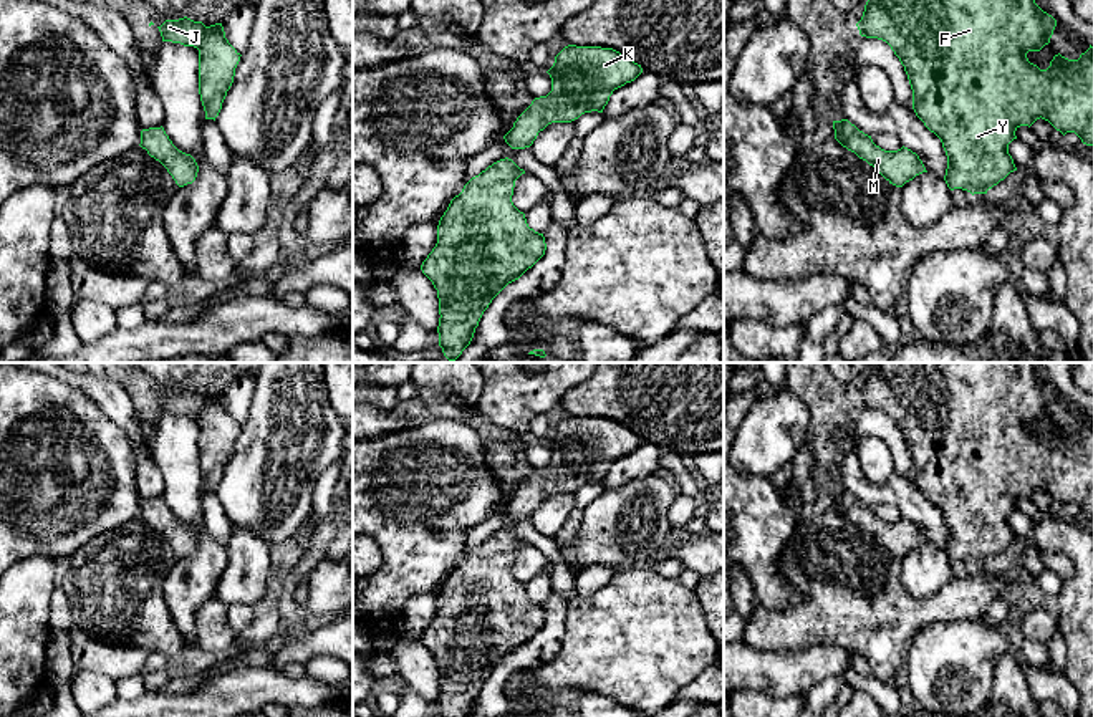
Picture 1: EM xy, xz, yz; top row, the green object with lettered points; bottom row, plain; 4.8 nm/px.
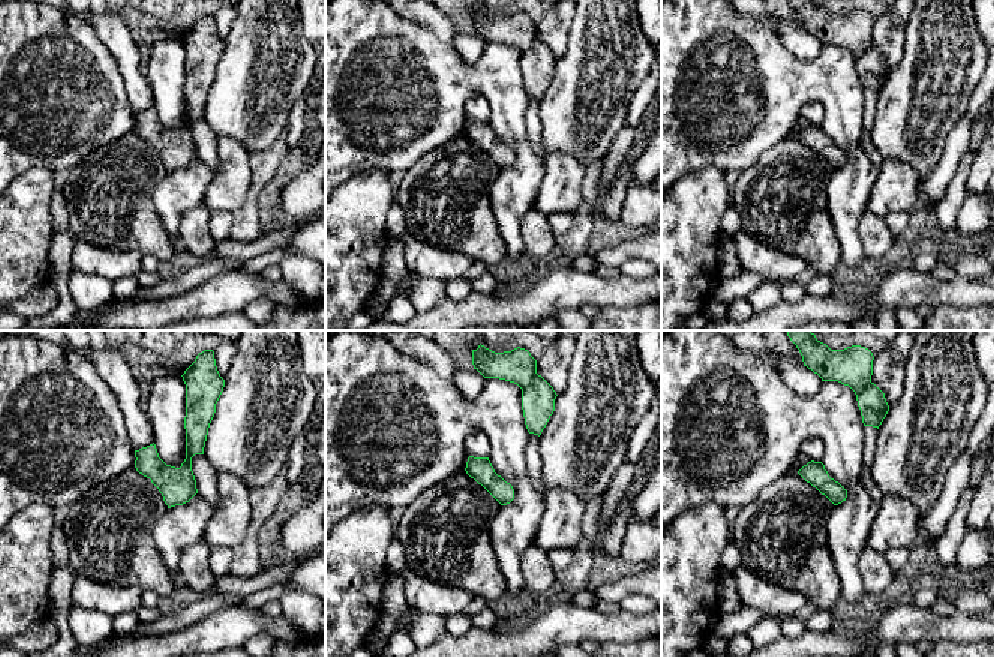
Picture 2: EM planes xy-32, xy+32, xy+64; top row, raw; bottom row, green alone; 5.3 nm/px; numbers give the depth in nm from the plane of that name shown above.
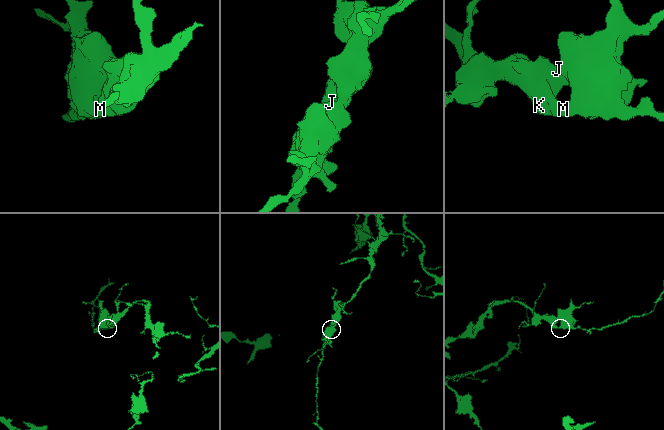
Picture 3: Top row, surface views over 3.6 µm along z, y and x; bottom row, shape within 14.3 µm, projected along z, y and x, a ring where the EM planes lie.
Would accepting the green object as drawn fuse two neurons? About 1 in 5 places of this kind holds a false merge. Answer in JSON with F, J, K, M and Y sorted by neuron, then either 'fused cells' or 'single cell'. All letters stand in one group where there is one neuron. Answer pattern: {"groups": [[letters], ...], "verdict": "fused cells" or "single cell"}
{"groups": [["F", "J", "K", "M", "Y"]], "verdict": "single cell"}

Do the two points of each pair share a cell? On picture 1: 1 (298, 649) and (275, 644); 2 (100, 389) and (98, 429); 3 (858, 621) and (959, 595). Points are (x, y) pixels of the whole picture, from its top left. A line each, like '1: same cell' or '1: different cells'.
1: different cells
2: different cells
3: same cell

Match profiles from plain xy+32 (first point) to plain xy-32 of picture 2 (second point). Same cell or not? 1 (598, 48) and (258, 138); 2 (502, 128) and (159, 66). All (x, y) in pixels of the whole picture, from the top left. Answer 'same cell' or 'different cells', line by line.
1: same cell
2: same cell

